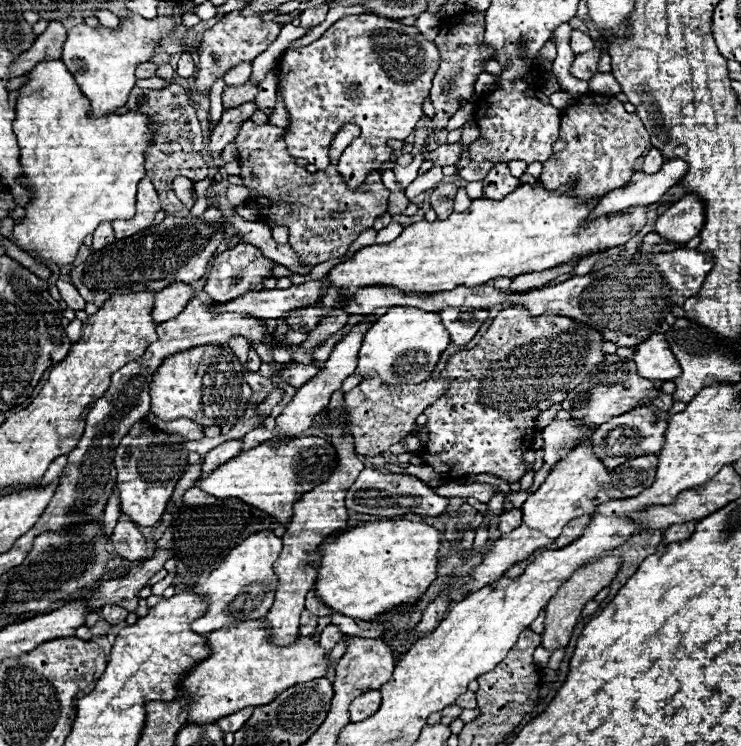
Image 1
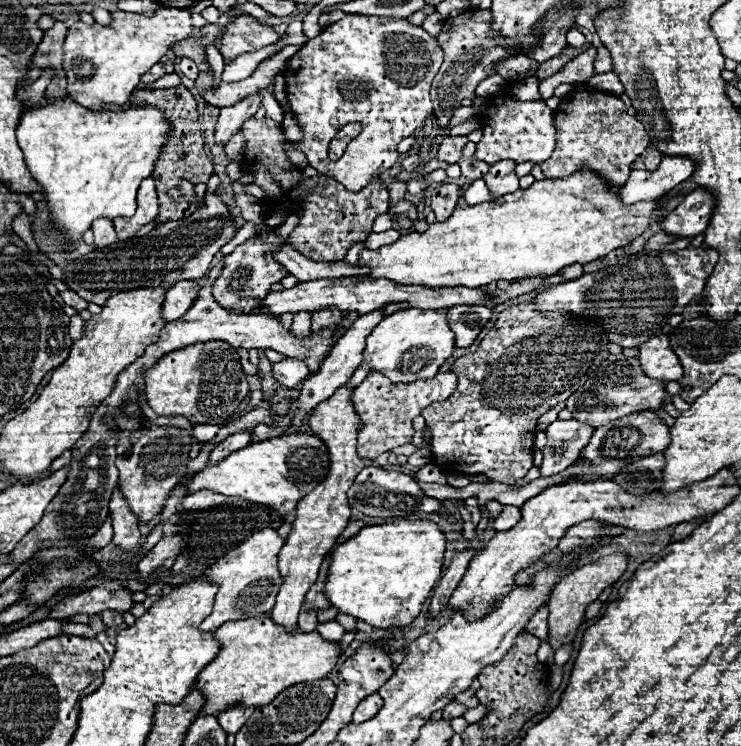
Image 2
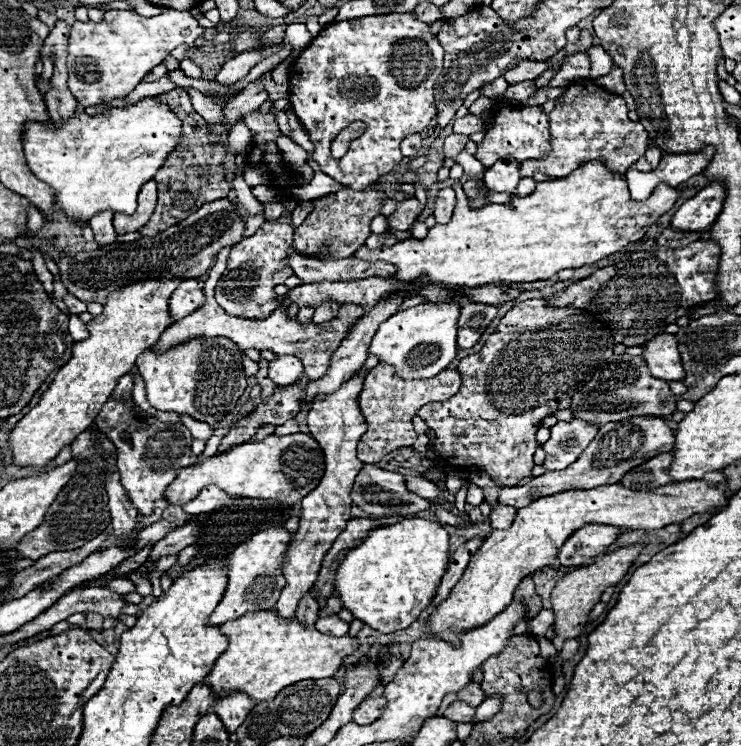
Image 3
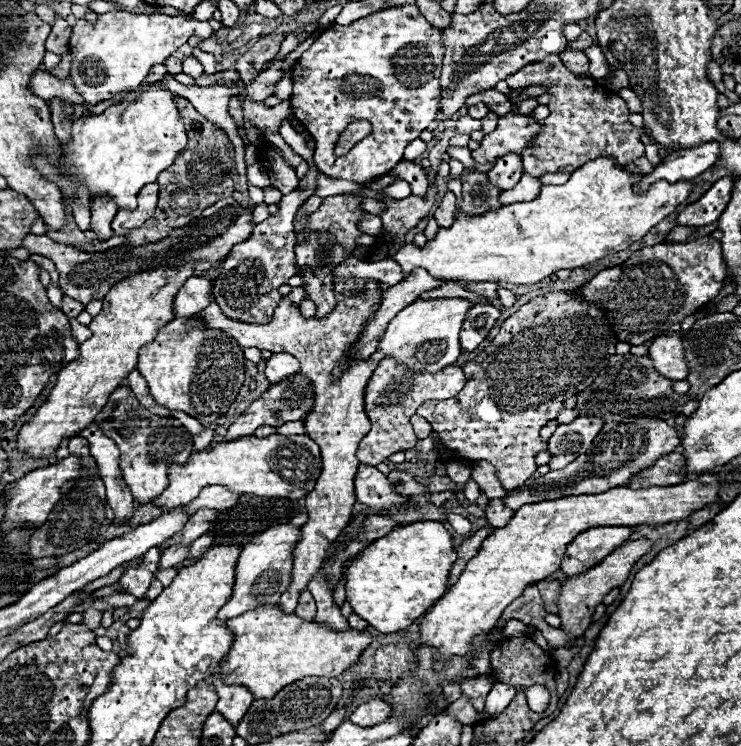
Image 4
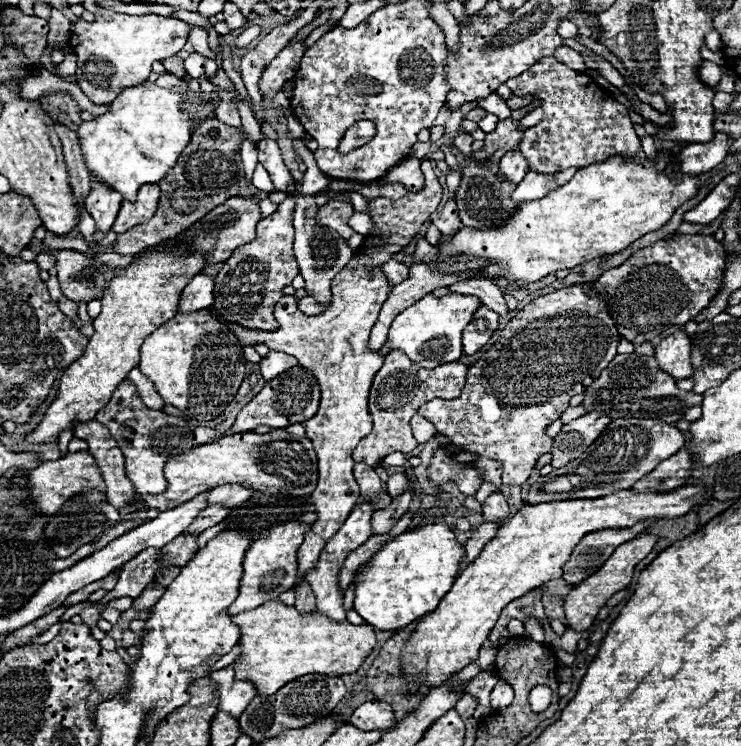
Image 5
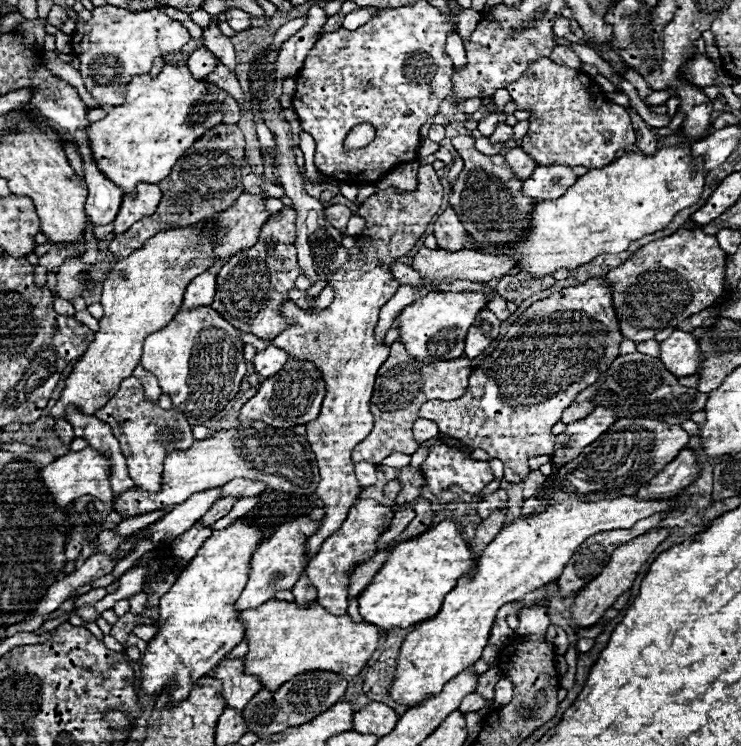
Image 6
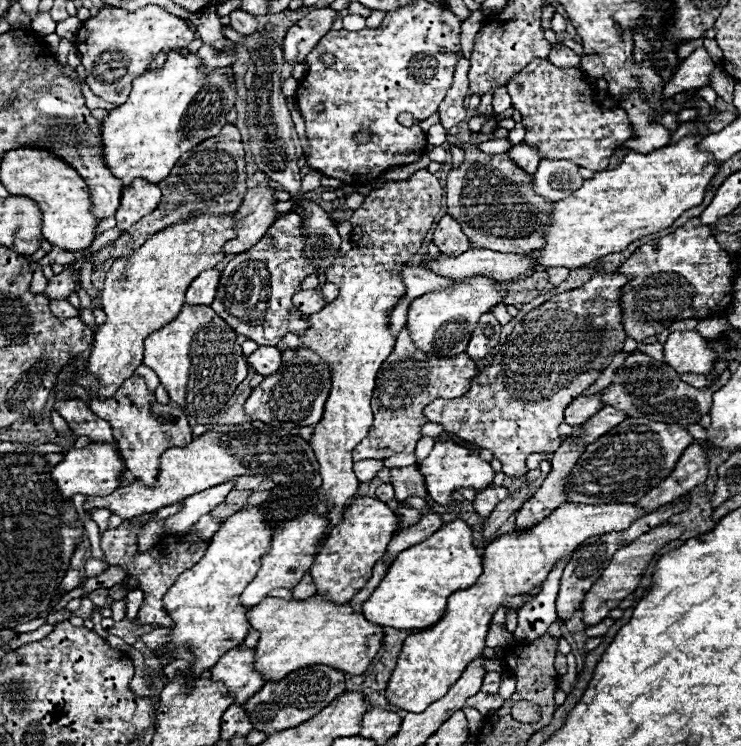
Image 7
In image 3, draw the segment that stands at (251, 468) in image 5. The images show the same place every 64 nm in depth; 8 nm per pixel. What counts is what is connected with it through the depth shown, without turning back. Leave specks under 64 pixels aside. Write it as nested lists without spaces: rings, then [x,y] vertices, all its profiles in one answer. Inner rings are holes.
[[[272,434],[264,440],[254,440],[254,438],[246,440],[222,454],[202,458],[200,462],[194,462],[188,468],[180,468],[170,488],[166,488],[164,500],[172,506],[182,506],[188,500],[194,500],[194,496],[198,496],[198,492],[206,484],[216,484],[230,496],[278,500],[292,506],[318,486],[322,474],[324,474],[324,452],[312,436]]]

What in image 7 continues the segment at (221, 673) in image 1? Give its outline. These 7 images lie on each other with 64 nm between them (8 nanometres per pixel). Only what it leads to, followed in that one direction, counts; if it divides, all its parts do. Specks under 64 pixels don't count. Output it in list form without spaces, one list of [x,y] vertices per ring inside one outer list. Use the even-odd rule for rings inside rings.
[[[314,594],[310,600],[294,600],[294,598],[282,600],[282,598],[268,596],[258,606],[248,610],[248,618],[250,618],[252,628],[260,630],[260,642],[256,646],[256,668],[264,674],[266,680],[280,680],[292,670],[298,670],[310,664],[328,664],[336,670],[358,676],[374,660],[374,656],[380,650],[382,638],[384,638],[382,626],[368,622],[362,612],[354,612],[350,604],[338,606],[320,594]]]

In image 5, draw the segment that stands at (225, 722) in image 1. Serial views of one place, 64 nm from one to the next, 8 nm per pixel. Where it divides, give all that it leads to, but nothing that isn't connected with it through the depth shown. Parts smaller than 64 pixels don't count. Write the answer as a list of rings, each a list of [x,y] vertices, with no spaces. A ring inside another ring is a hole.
[[[230,666],[212,672],[210,678],[220,684],[220,710],[230,712],[234,718],[238,718],[256,696],[254,684],[250,684],[250,680],[234,680],[234,670]]]

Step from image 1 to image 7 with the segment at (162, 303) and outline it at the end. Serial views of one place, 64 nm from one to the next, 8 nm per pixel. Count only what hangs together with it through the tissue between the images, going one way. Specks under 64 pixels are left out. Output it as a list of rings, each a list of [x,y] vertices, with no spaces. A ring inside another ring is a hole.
[[[218,268],[204,270],[188,288],[186,292],[186,304],[206,304],[210,306],[216,296],[216,288],[220,284],[222,272]]]

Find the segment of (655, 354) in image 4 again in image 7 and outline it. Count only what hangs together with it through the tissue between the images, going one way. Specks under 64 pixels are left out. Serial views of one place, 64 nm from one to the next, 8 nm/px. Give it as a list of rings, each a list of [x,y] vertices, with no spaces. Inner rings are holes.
[[[696,330],[672,332],[664,344],[664,362],[680,374],[708,374],[716,362],[716,352]]]

